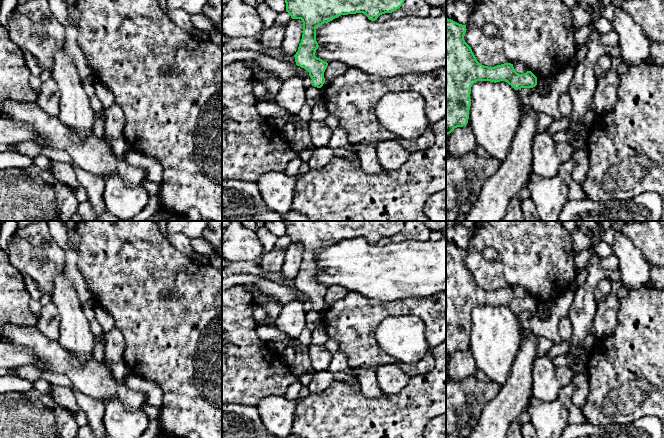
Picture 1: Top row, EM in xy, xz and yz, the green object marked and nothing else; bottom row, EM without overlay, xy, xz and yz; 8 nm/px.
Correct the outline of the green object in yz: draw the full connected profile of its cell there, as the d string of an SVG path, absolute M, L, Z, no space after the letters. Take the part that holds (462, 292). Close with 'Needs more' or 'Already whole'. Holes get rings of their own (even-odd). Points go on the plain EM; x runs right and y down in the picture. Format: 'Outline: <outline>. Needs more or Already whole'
Outline: M446 242L446 358L450 358L457 351L467 349L471 330L471 311L475 306L490 305L496 307L505 305L515 314L533 312L537 309L537 301L531 295L519 298L511 287L494 291L480 288L471 271L464 264L465 257L466 249Z. Already whole

